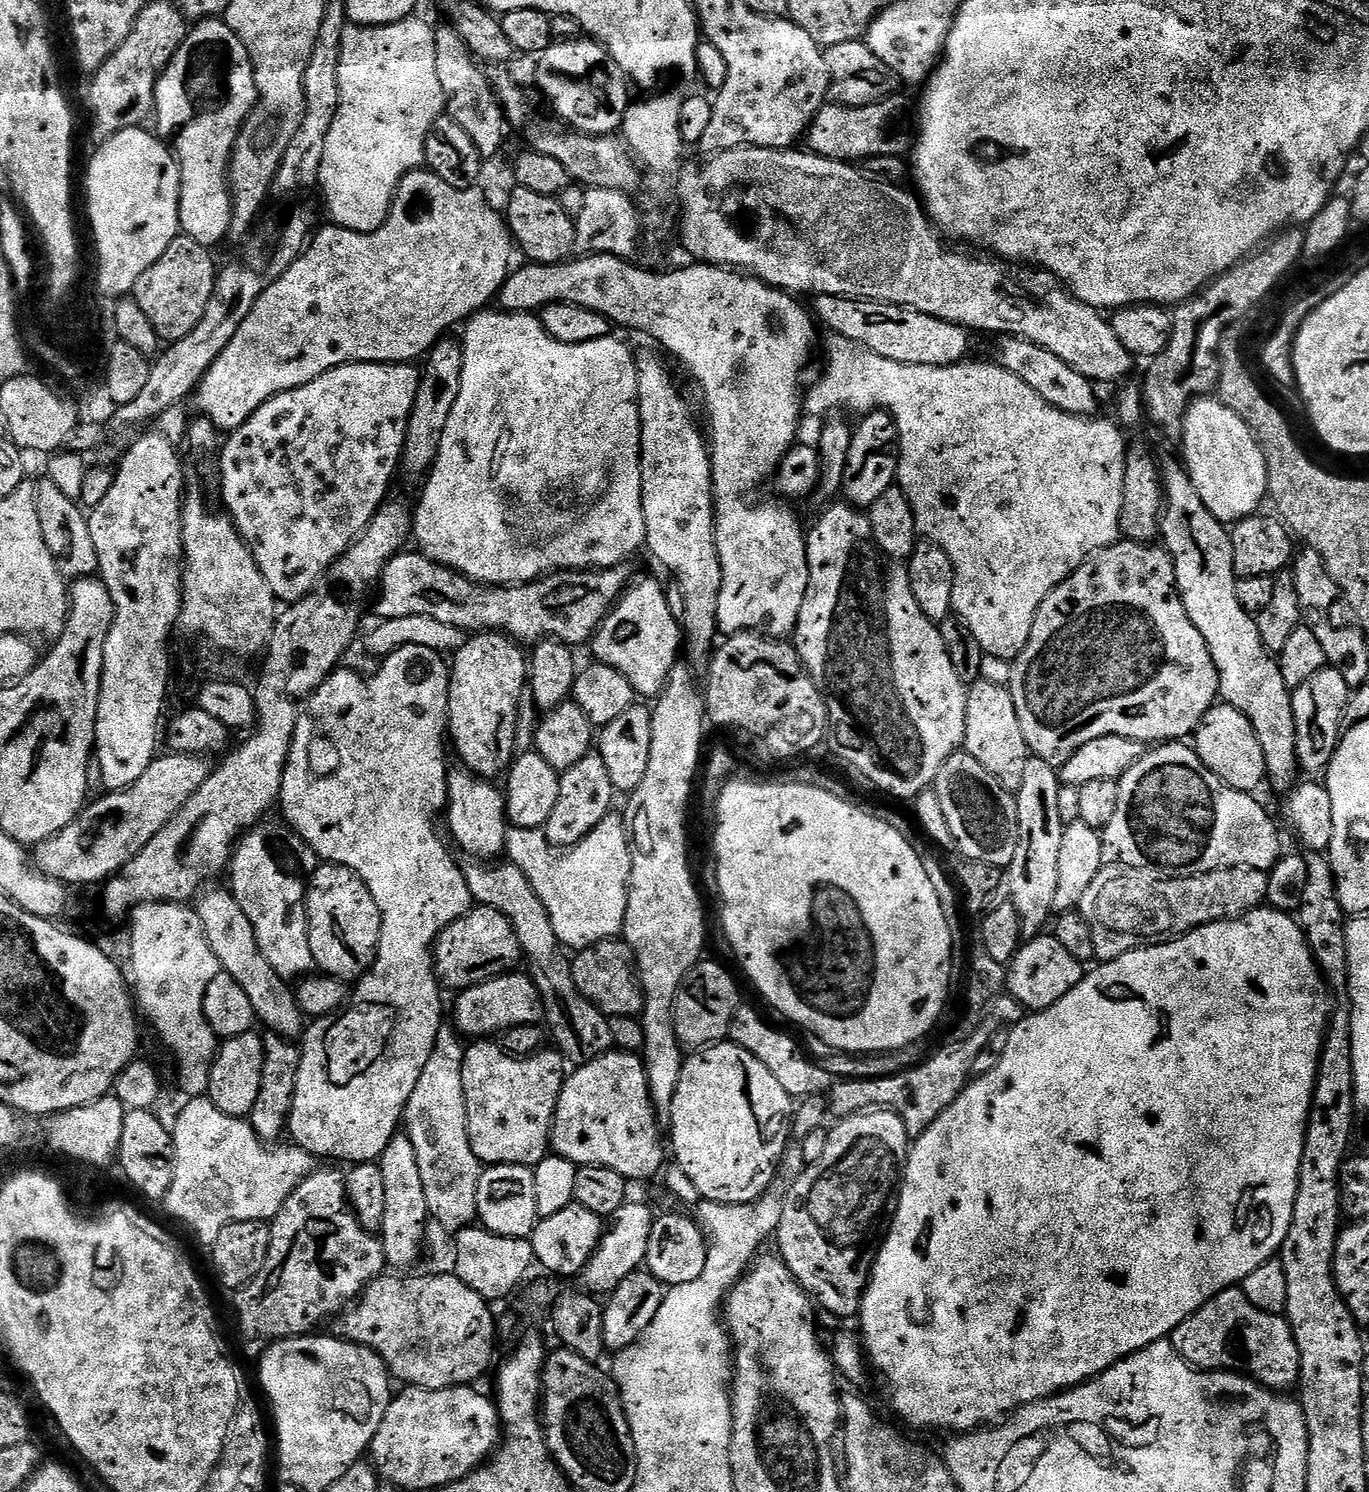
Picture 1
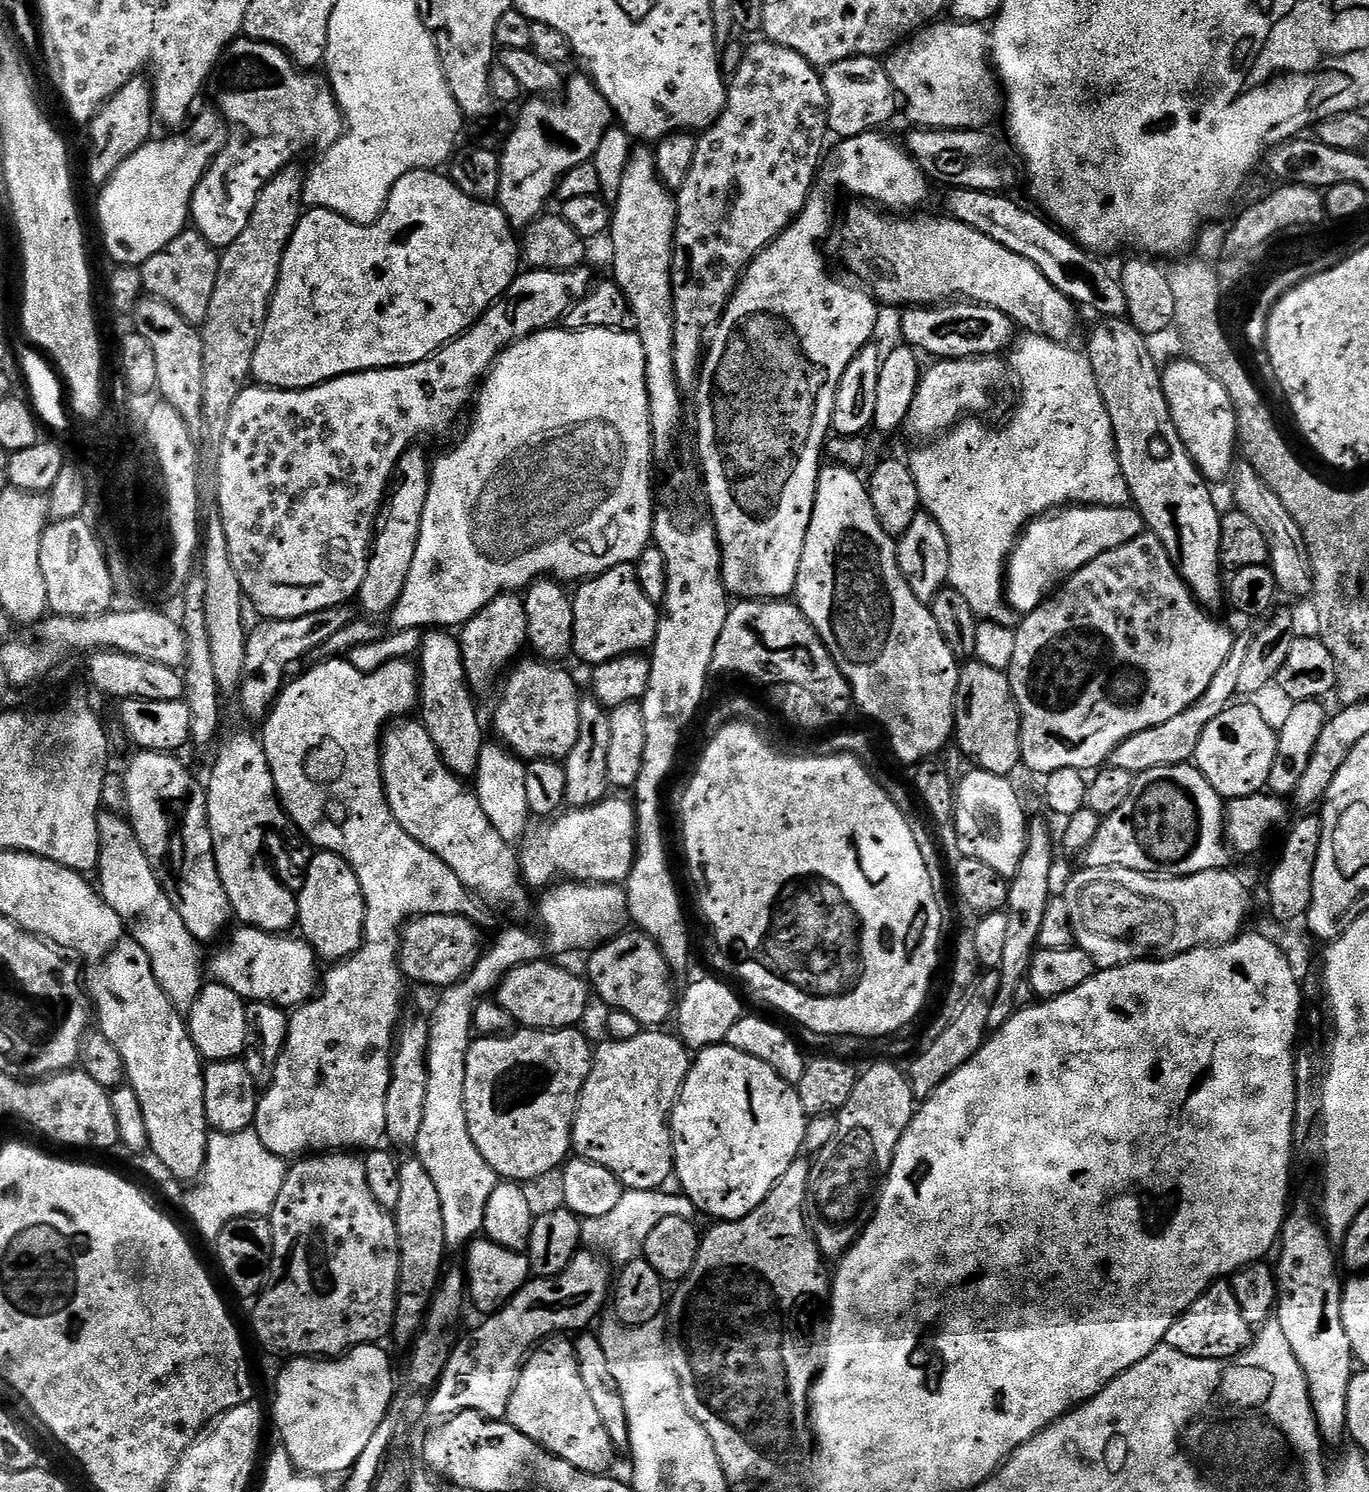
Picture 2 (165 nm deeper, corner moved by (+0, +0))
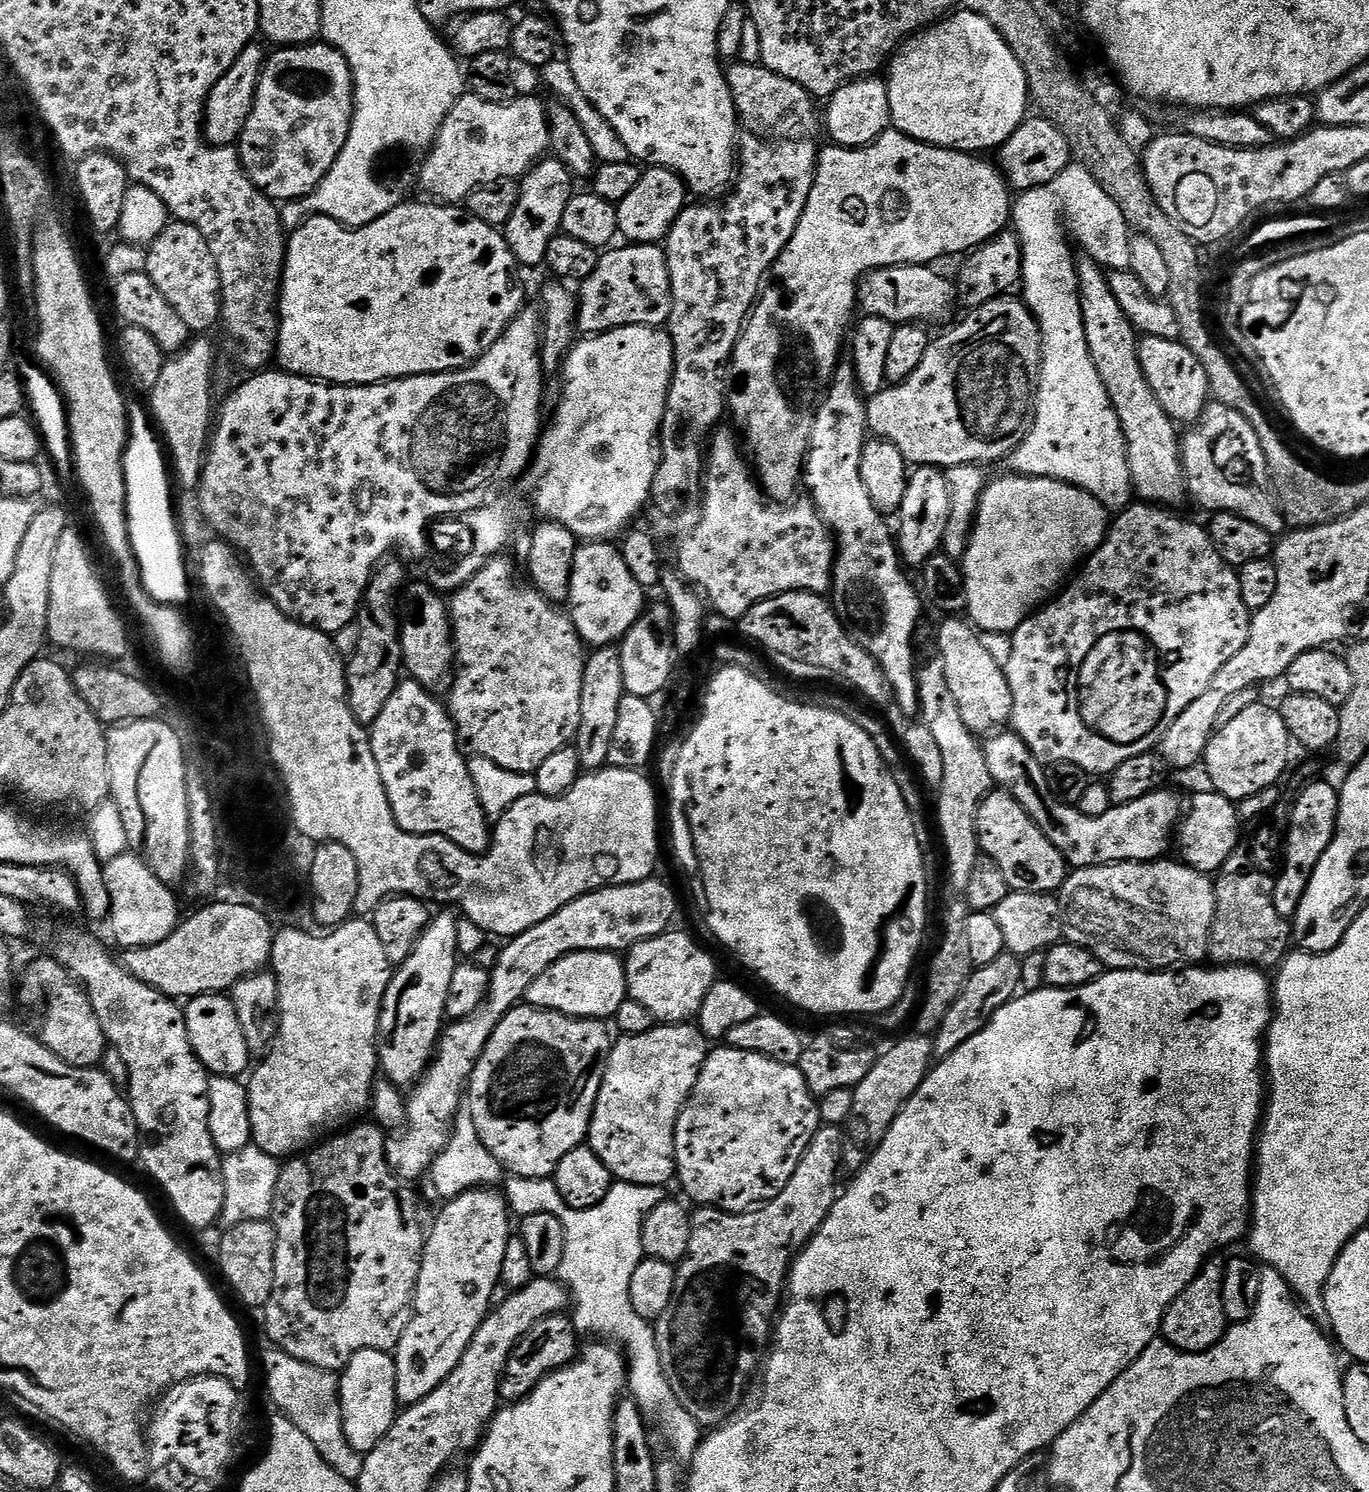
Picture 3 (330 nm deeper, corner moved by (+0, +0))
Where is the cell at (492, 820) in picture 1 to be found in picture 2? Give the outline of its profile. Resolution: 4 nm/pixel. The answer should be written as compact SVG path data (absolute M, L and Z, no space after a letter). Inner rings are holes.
M428 630L423 636L420 660L418 659L418 719L430 734L442 762L448 769L461 778L475 777L478 758L482 758L486 737L484 728L480 725L480 716L476 713L473 689L466 678L459 639L448 630Z

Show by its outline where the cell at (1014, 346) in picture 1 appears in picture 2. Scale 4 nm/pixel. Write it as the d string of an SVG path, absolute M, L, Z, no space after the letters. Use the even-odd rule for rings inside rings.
M944 302L939 306L908 306L903 312L904 317L900 320L903 343L941 360L1004 354L1018 333L1017 325L1010 317L1002 314L1002 310L994 310L985 304Z

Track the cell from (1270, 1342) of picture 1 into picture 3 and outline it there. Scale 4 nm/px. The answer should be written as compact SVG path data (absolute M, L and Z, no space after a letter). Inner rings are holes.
M1209 1258L1201 1264L1200 1273L1170 1302L1164 1312L1163 1339L1180 1348L1184 1352L1205 1352L1214 1347L1228 1331L1230 1322L1226 1318L1226 1310L1222 1306L1222 1282L1224 1281L1225 1261L1220 1258Z

